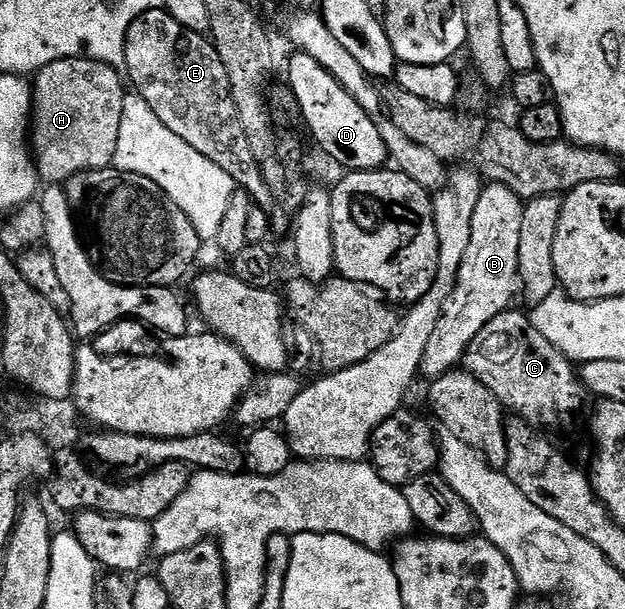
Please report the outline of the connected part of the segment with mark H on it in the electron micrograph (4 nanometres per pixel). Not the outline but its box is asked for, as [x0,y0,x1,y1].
[29,58,128,184]

